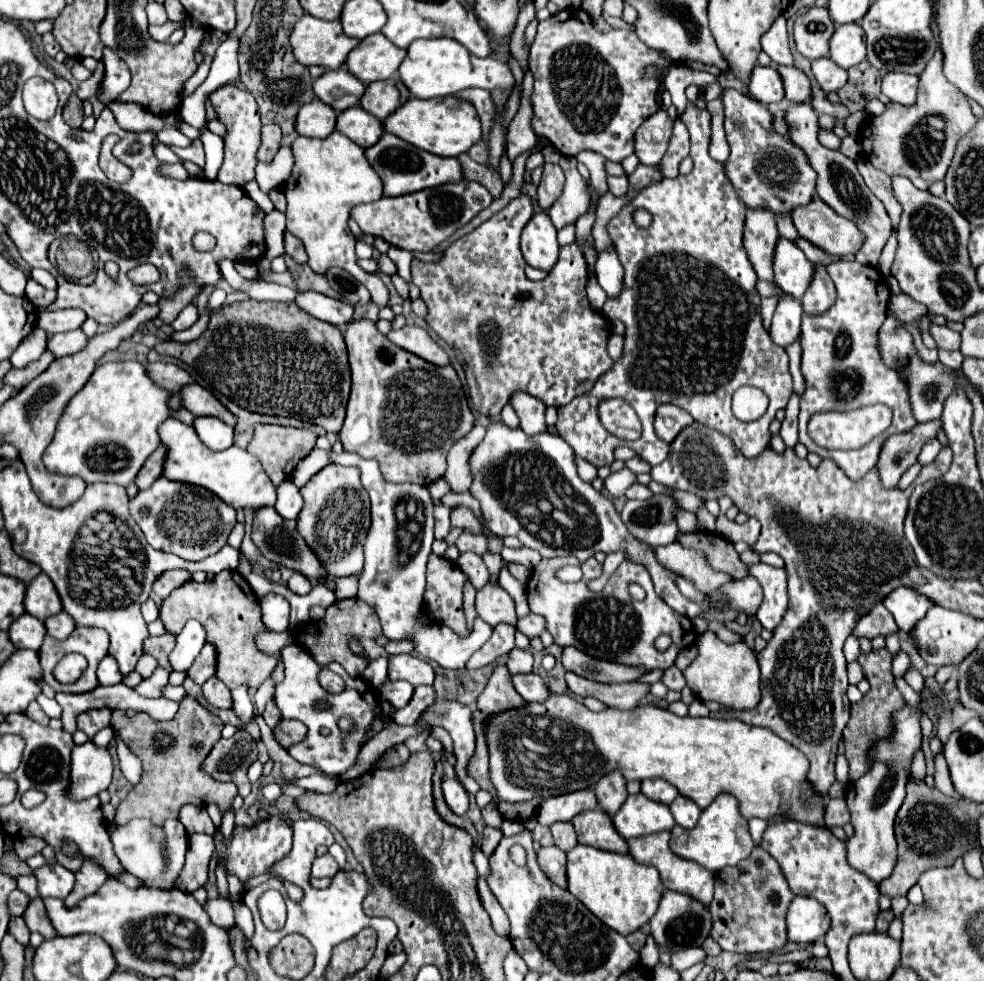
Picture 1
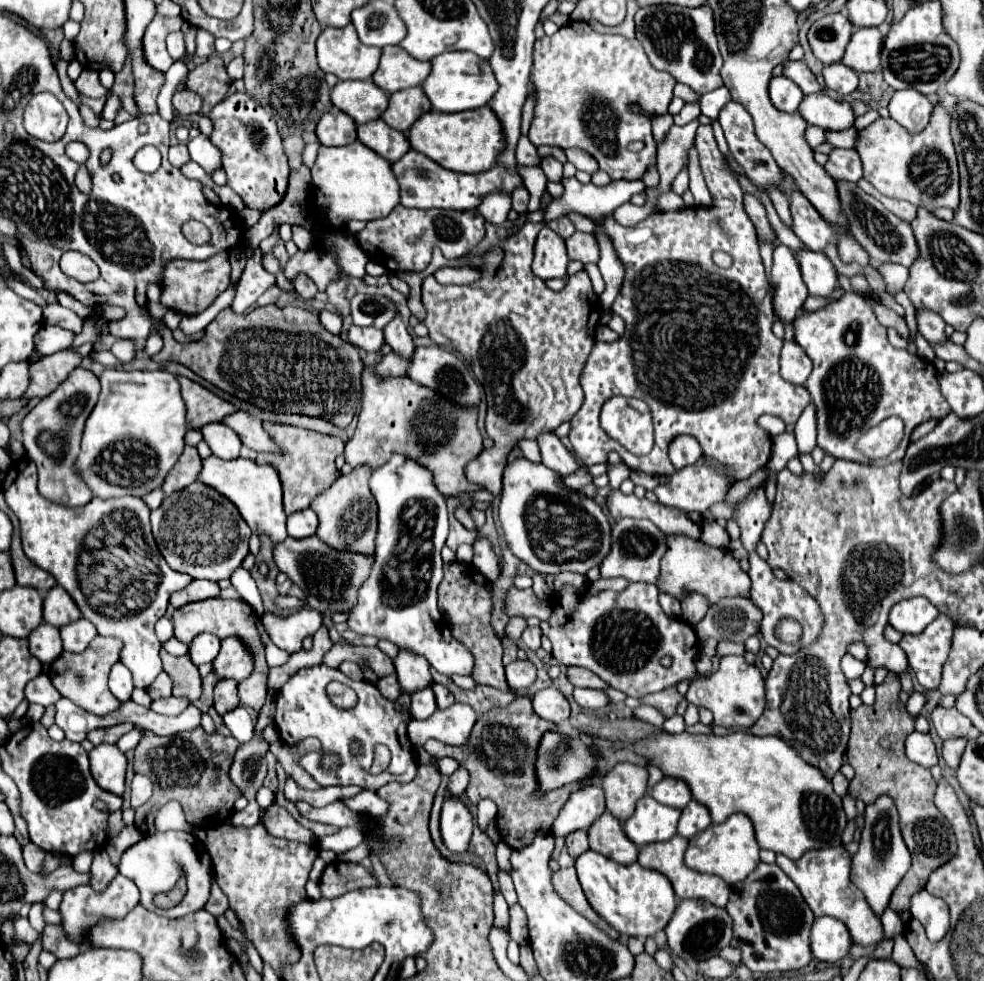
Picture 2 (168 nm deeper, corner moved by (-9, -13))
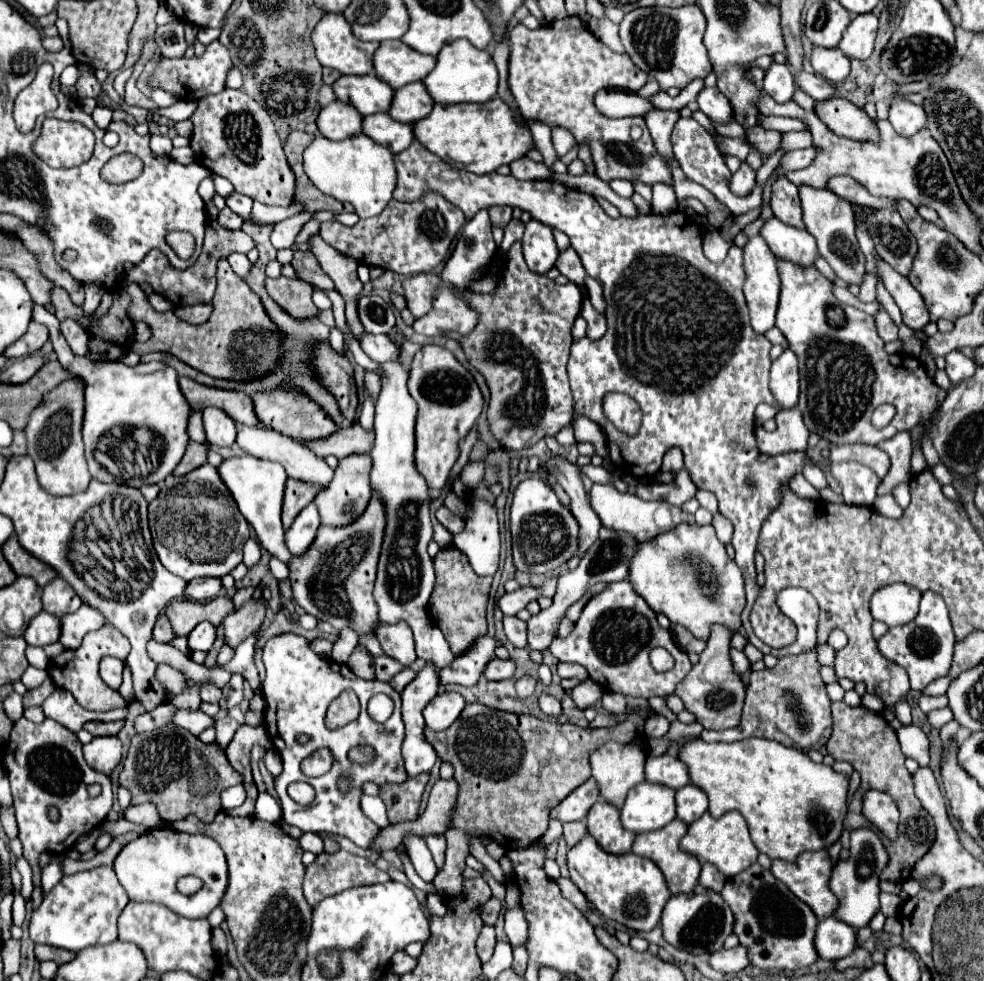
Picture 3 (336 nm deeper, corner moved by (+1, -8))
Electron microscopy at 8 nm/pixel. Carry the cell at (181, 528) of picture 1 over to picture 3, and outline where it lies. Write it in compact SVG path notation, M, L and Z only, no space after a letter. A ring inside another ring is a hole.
M210 464L184 476L170 474L158 498L150 502L148 518L160 562L188 582L202 576L226 576L242 562L242 546L250 528L218 470Z

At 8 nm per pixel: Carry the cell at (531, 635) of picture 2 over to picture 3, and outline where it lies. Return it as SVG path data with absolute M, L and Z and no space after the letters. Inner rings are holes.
M504 616L504 632L506 638L516 648L526 648L526 622L522 622L518 616Z

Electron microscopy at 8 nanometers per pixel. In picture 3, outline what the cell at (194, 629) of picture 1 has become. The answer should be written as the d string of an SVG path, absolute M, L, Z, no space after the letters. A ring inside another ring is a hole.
M200 622L192 634L188 636L188 642L190 642L190 650L210 650L212 644L216 640L216 626L210 624L210 622Z

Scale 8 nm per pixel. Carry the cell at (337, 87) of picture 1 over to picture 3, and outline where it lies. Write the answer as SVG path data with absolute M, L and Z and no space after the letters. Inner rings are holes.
M376 74L342 76L334 82L334 92L338 100L356 106L362 116L388 112L394 98L394 90Z

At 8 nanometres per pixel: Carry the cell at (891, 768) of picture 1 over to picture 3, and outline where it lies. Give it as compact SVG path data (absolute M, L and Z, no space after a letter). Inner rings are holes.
M858 828L852 832L852 846L850 846L850 858L846 862L838 862L830 876L830 890L838 898L838 908L834 912L836 920L842 920L854 928L868 926L870 918L880 910L878 902L878 876L886 864L886 852L882 846L882 840L876 832L868 828Z

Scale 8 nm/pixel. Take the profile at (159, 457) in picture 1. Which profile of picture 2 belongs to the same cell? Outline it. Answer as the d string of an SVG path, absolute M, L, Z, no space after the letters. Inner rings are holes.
M184 447L184 453L180 455L178 463L164 479L164 485L162 485L164 495L168 497L170 493L182 491L186 485L194 483L198 469L202 469L202 459L200 459L196 447Z

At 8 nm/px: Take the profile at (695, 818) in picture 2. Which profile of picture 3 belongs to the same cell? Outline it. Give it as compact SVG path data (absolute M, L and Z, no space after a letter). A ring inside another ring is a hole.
M686 784L676 790L676 814L686 824L698 820L708 810L708 796L702 788L694 784Z

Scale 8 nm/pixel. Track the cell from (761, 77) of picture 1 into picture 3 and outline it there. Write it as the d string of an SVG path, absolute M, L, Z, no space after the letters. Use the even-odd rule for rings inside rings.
M772 64L764 76L764 90L778 102L788 102L796 90L794 74L786 64Z

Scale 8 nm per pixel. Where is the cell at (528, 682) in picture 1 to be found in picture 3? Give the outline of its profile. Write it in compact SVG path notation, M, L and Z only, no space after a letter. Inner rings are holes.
M550 694L540 696L540 710L542 710L546 716L552 716L552 718L558 718L558 716L562 714L560 702L558 702L554 696L550 696Z

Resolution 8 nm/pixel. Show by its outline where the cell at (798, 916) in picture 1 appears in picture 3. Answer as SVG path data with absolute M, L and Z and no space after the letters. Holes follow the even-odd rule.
M836 918L820 920L816 930L816 950L818 956L824 960L840 960L850 956L858 948L856 932L846 922L840 922Z

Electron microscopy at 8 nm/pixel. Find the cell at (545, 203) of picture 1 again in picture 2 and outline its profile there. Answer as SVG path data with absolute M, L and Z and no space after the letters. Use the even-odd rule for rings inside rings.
M560 217L560 219L554 219L554 221L548 221L548 227L552 231L556 231L564 239L568 239L574 233L574 223L568 221L568 217Z

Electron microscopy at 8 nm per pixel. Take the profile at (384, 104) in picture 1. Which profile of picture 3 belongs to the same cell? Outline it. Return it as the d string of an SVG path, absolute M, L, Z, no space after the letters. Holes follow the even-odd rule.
M412 82L404 88L398 88L394 92L394 102L388 114L406 124L416 124L418 120L426 118L434 108L434 100L426 92L426 86L422 82Z

